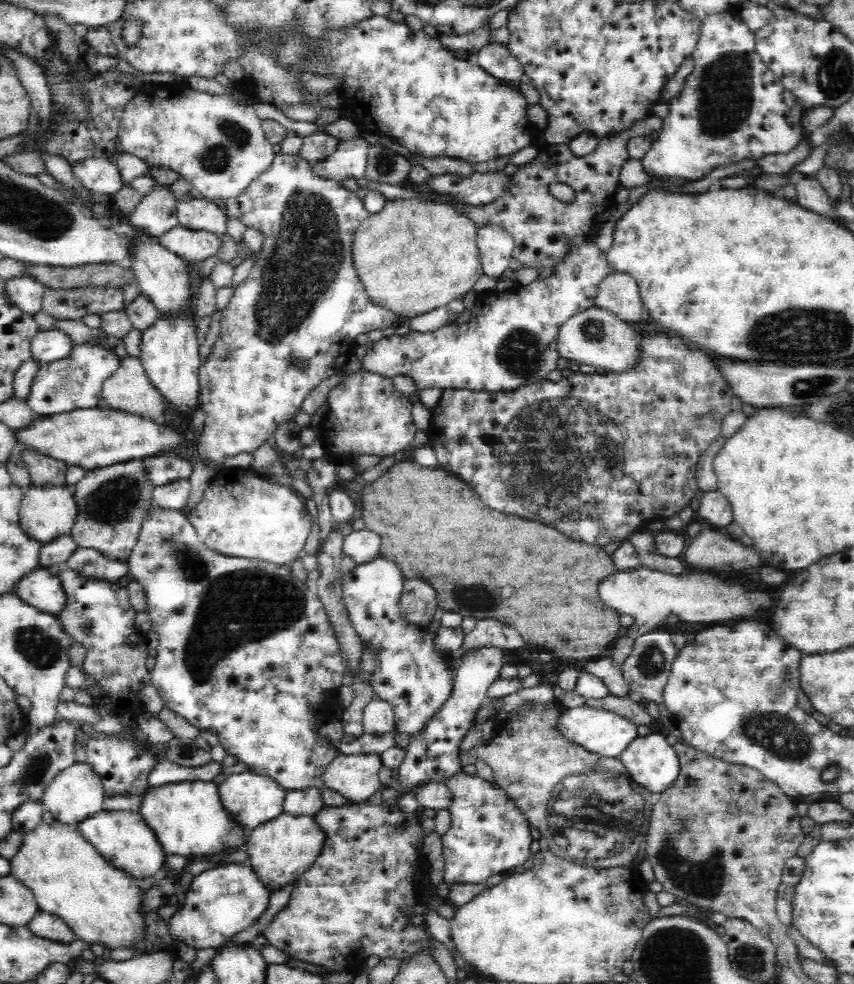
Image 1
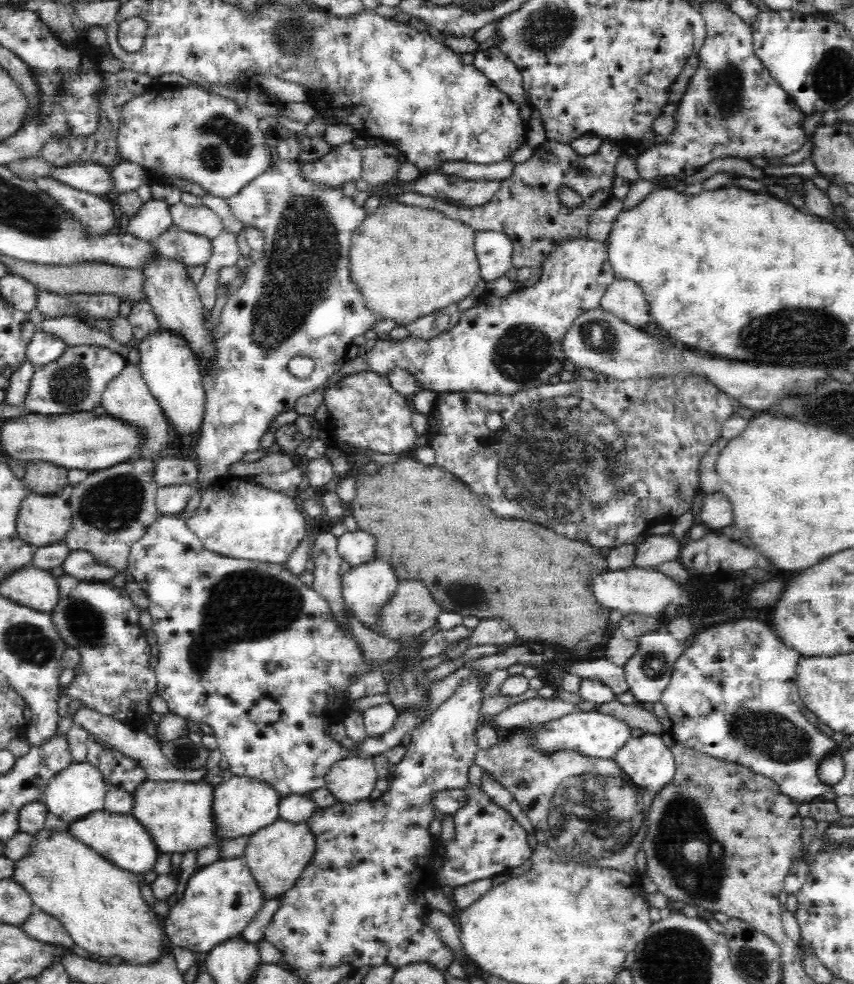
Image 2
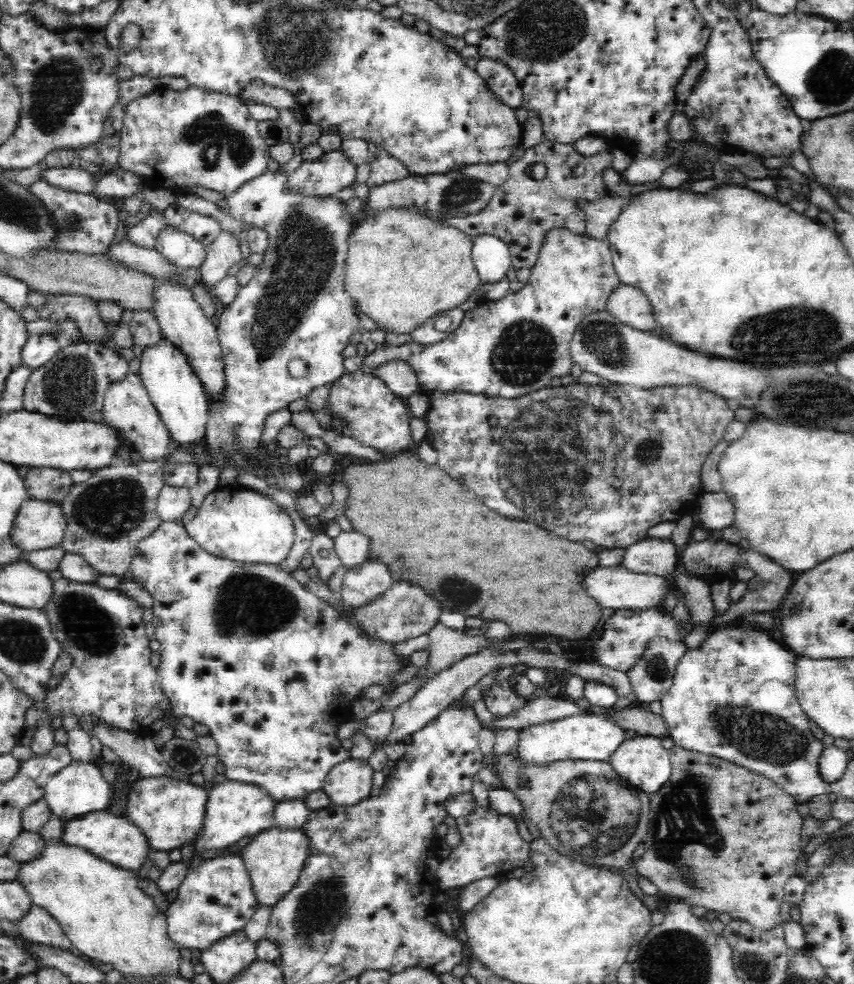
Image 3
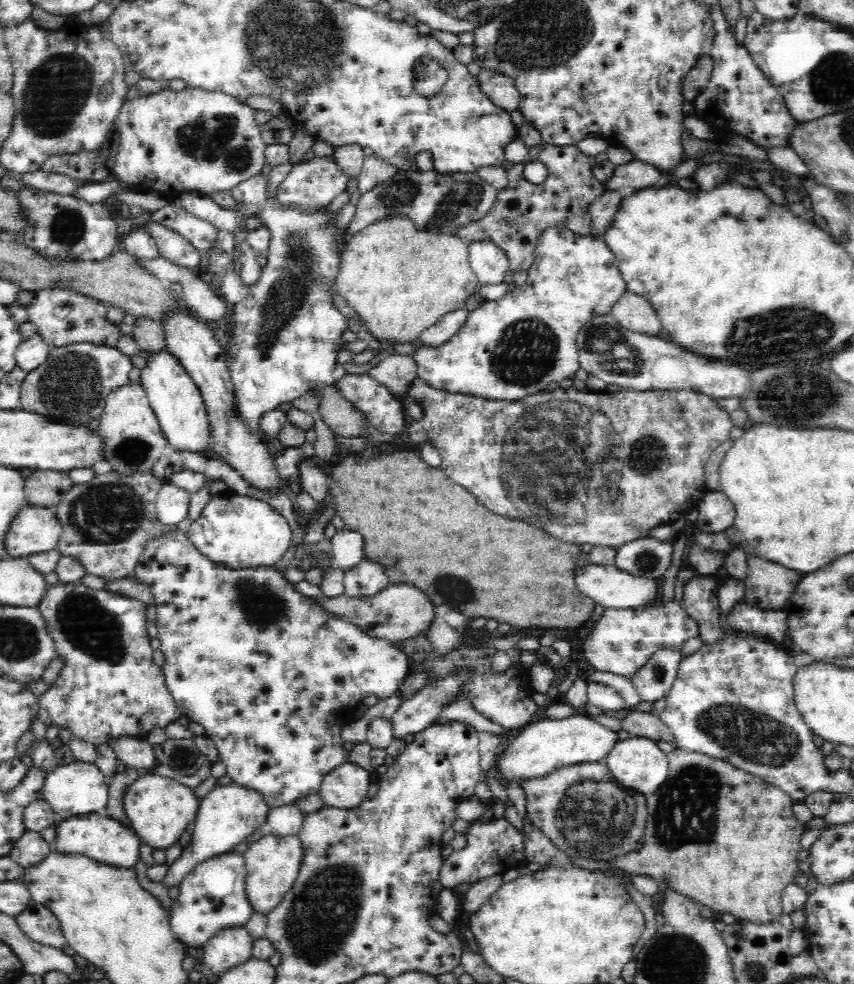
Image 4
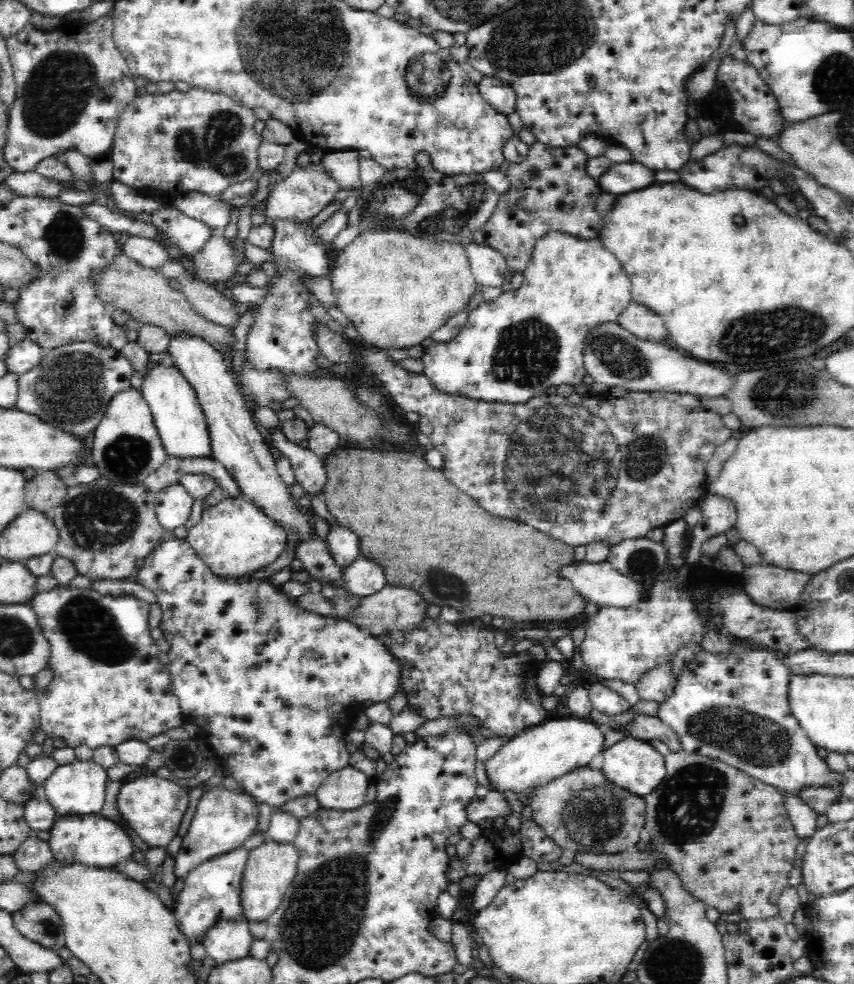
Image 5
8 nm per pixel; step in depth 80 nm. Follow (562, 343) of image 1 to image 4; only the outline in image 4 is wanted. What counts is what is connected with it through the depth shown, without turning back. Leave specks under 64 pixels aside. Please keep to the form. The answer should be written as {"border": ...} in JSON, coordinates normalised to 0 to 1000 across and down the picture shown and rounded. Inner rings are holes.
{"border":[[[714,320],[691,324],[676,341],[680,373],[710,390],[724,390],[746,397],[807,396],[831,401],[837,407],[867,403],[876,393],[876,378],[864,372],[831,368],[827,363],[794,354],[770,341],[745,338],[726,331]]]}

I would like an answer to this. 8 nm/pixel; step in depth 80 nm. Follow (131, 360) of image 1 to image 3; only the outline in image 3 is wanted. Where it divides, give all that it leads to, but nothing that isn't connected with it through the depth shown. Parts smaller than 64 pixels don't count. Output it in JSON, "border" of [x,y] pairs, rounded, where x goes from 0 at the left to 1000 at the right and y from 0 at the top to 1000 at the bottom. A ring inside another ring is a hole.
{"border":[[[150,377],[144,385],[132,388],[124,397],[118,418],[122,424],[121,429],[138,438],[139,445],[143,446],[138,455],[135,456],[136,472],[155,473],[165,470],[187,470],[196,463],[194,453],[200,447],[200,441],[197,440],[196,433],[187,426],[183,414],[178,412],[177,404],[173,402],[163,381],[157,381]]]}

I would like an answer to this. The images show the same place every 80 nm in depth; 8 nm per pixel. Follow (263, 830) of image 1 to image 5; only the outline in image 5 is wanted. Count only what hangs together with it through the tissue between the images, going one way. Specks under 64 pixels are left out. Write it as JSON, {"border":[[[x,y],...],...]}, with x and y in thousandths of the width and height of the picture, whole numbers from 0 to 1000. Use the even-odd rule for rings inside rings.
{"border":[[[314,853],[310,857],[292,865],[288,882],[282,894],[281,918],[285,933],[290,937],[311,936],[331,917],[337,900],[347,890],[349,867],[343,857],[324,857]]]}

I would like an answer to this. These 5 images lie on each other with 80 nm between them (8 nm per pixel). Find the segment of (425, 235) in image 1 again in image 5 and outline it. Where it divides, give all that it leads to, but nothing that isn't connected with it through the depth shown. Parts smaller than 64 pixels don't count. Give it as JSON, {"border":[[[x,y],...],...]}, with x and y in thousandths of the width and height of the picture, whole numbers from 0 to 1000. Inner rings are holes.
{"border":[[[468,232],[424,236],[391,260],[389,270],[386,290],[393,312],[418,335],[419,346],[447,356],[493,350],[529,321],[546,316],[559,291],[543,250],[523,244],[515,248],[496,242],[485,242]]]}

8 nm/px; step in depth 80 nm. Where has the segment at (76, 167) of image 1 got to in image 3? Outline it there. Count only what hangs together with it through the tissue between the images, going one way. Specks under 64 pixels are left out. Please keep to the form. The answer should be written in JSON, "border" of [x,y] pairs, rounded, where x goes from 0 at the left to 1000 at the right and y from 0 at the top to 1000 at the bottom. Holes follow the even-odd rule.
{"border":[[[87,171],[54,172],[48,176],[46,183],[50,183],[60,190],[70,190],[89,196],[105,196],[114,182],[98,173]]]}

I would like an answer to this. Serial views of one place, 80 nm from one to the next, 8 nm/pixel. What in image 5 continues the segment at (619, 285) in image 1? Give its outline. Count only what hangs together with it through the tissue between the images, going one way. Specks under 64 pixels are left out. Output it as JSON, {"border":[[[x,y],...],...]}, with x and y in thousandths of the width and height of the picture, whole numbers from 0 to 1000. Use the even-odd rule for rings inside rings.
{"border":[[[742,306],[727,316],[724,328],[745,343],[763,348],[780,347],[783,339],[774,322],[759,314],[758,311]]]}

